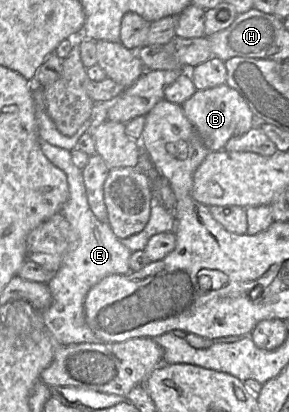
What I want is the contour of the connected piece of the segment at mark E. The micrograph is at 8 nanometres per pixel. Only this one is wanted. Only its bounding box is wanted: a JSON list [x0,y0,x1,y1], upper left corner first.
[40,139,131,345]

